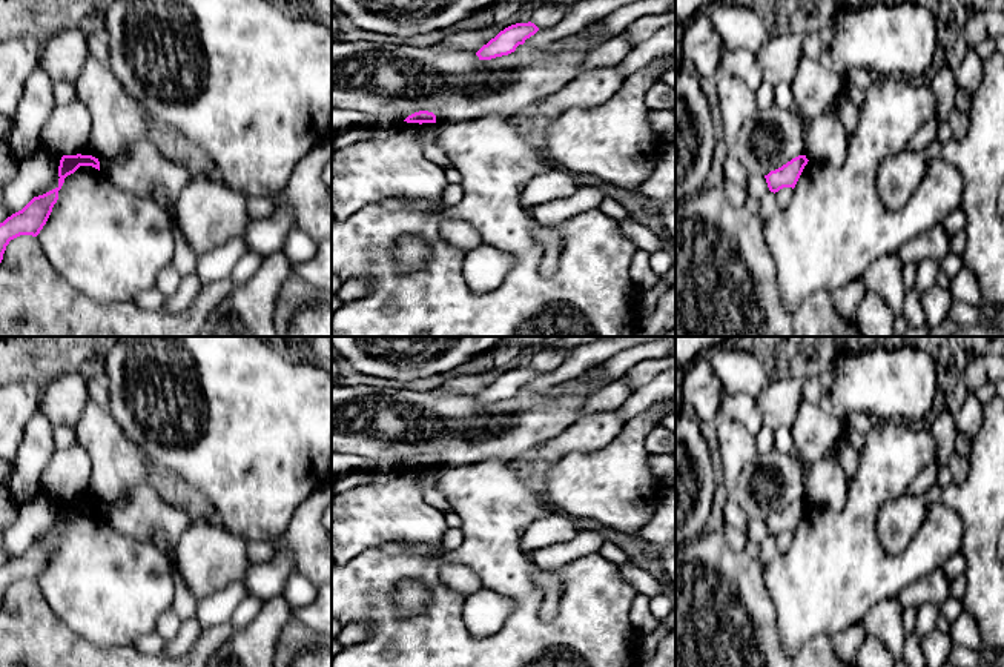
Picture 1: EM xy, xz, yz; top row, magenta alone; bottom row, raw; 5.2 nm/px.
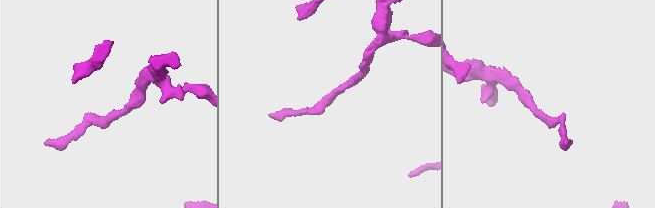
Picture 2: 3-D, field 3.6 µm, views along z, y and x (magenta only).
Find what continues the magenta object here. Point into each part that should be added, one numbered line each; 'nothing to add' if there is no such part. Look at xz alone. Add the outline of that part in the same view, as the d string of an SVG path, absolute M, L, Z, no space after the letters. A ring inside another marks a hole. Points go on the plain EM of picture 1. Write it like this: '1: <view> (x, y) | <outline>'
nothing to add

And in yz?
nothing to add

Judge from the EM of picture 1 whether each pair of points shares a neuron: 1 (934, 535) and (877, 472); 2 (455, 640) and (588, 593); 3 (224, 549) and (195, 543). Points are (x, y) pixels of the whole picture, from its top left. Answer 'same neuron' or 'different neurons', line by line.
1: same neuron
2: same neuron
3: same neuron

